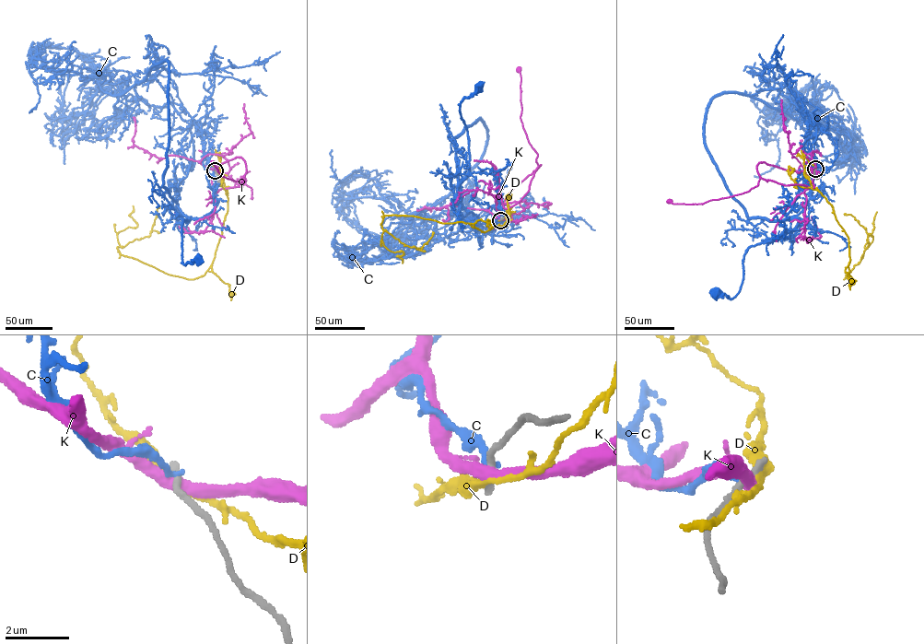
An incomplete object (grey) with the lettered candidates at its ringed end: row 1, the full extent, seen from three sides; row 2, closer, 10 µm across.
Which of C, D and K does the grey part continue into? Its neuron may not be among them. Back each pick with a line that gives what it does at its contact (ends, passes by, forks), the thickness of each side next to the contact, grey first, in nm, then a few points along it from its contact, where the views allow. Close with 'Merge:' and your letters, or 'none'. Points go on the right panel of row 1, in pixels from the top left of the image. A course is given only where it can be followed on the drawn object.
Merge: none

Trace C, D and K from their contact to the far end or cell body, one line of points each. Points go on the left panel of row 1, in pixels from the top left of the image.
C: (215, 171), (211, 164), (215, 207), (184, 219), (181, 226), (182, 263), (198, 259)
D: (215, 170), (221, 173), (228, 193), (228, 210), (212, 268), (228, 285), (231, 294)
K: (215, 171), (211, 168), (240, 157), (245, 161), (245, 181), (221, 176), (212, 162)

